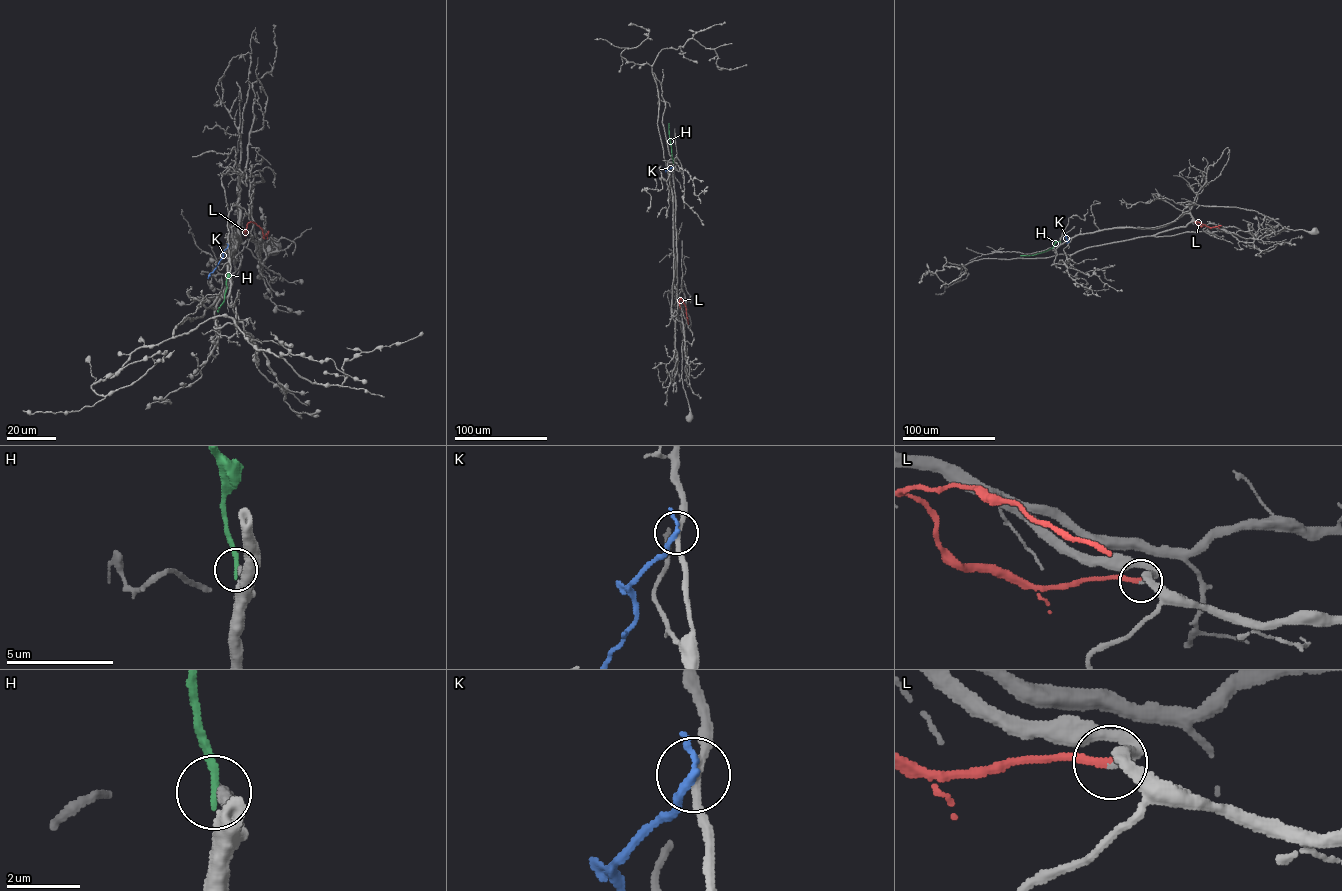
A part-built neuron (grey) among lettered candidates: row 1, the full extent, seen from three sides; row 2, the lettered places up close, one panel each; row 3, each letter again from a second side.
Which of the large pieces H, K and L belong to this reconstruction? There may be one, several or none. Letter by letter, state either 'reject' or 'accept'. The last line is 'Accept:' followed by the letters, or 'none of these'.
H: reject
K: reject
L: accept
Accept: L

